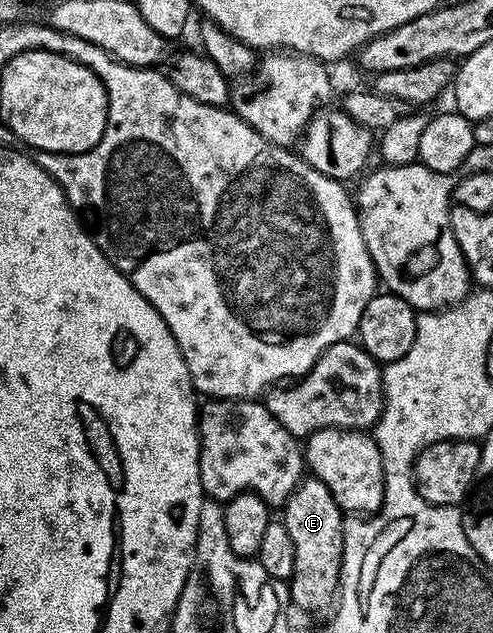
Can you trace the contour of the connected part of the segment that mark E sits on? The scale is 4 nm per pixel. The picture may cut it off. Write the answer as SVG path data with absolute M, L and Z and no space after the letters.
M311 475L299 482L286 505L282 506L281 520L285 527L289 527L293 547L297 547L293 575L289 582L291 604L298 612L300 609L303 613L326 614L336 604L339 591L339 576L343 566L345 514L333 499L329 487L325 487L325 483Z

